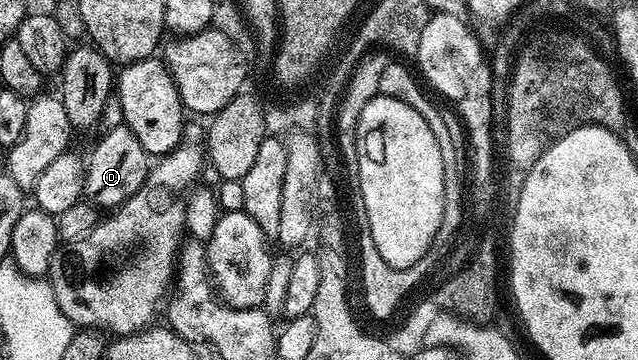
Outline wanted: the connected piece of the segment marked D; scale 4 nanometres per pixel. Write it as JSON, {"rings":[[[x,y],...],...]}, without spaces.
{"rings":[[[127,125],[106,131],[102,136],[89,158],[87,157],[83,178],[83,197],[98,209],[113,210],[144,184],[151,169],[151,158]]]}

